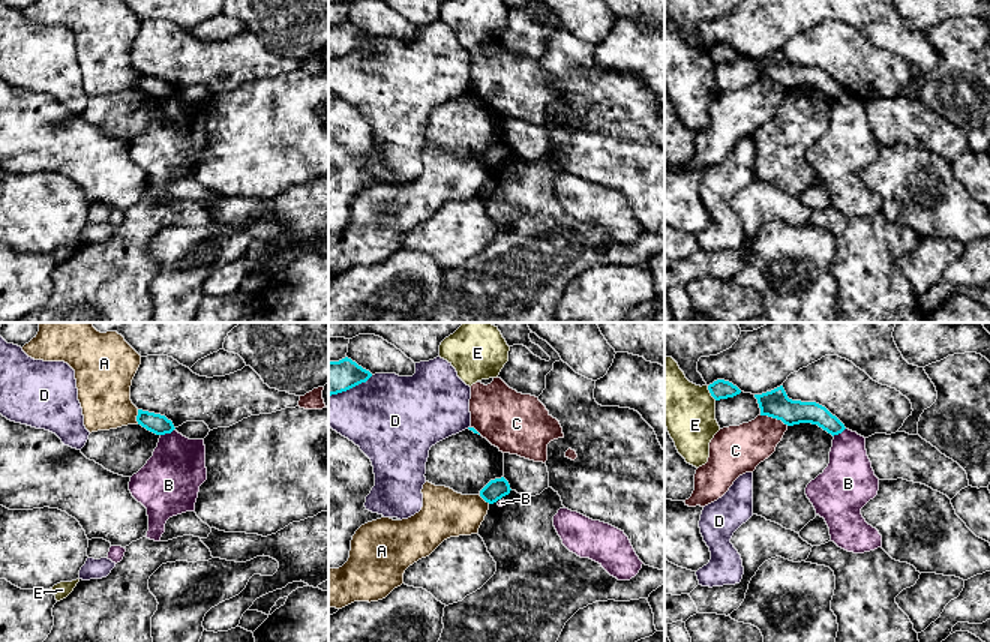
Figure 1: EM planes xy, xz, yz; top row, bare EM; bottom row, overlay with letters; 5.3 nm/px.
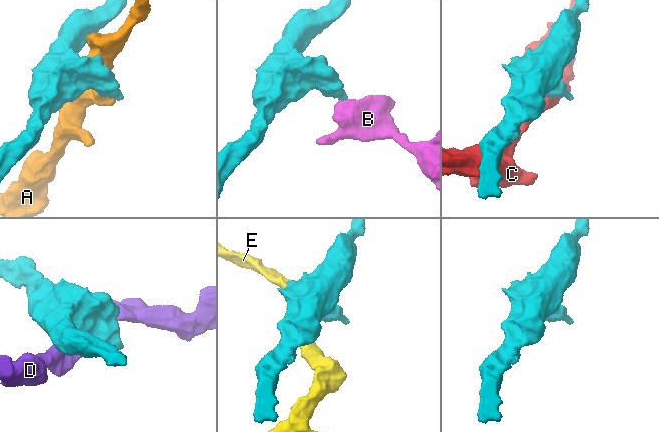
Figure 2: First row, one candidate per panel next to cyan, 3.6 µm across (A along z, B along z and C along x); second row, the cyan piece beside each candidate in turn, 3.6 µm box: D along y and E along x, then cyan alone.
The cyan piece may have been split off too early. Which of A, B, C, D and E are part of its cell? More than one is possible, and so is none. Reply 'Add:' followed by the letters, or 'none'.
Add: none

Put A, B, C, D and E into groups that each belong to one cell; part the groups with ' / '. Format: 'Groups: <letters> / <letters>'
Groups: A / B / C / D / E

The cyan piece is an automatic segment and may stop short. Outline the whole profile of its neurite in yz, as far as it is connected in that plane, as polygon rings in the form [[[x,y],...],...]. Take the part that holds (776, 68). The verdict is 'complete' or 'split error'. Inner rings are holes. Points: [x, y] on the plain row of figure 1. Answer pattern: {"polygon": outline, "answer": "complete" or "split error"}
{"polygon": [[[783,50],[762,58],[754,58],[754,62],[758,63],[760,80],[782,84],[788,90],[812,87],[818,88],[832,100],[846,93],[844,88],[825,70],[816,66],[789,63]]], "answer": "complete"}

